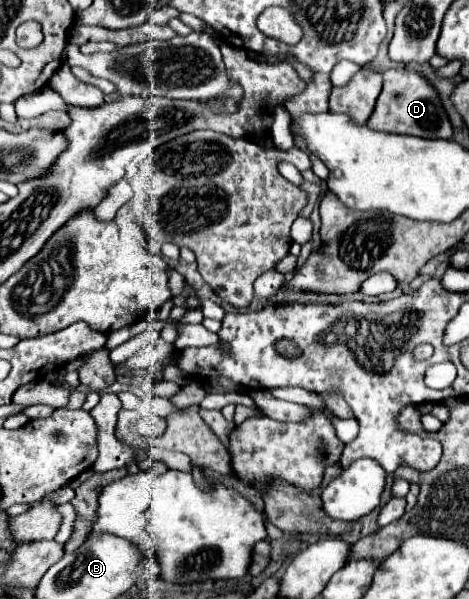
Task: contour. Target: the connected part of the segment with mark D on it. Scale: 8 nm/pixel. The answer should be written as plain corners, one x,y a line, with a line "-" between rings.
394,68
385,71
382,76
383,87
366,126
376,131
420,138
452,138
452,124
440,102
438,90
434,90
422,74
408,68

